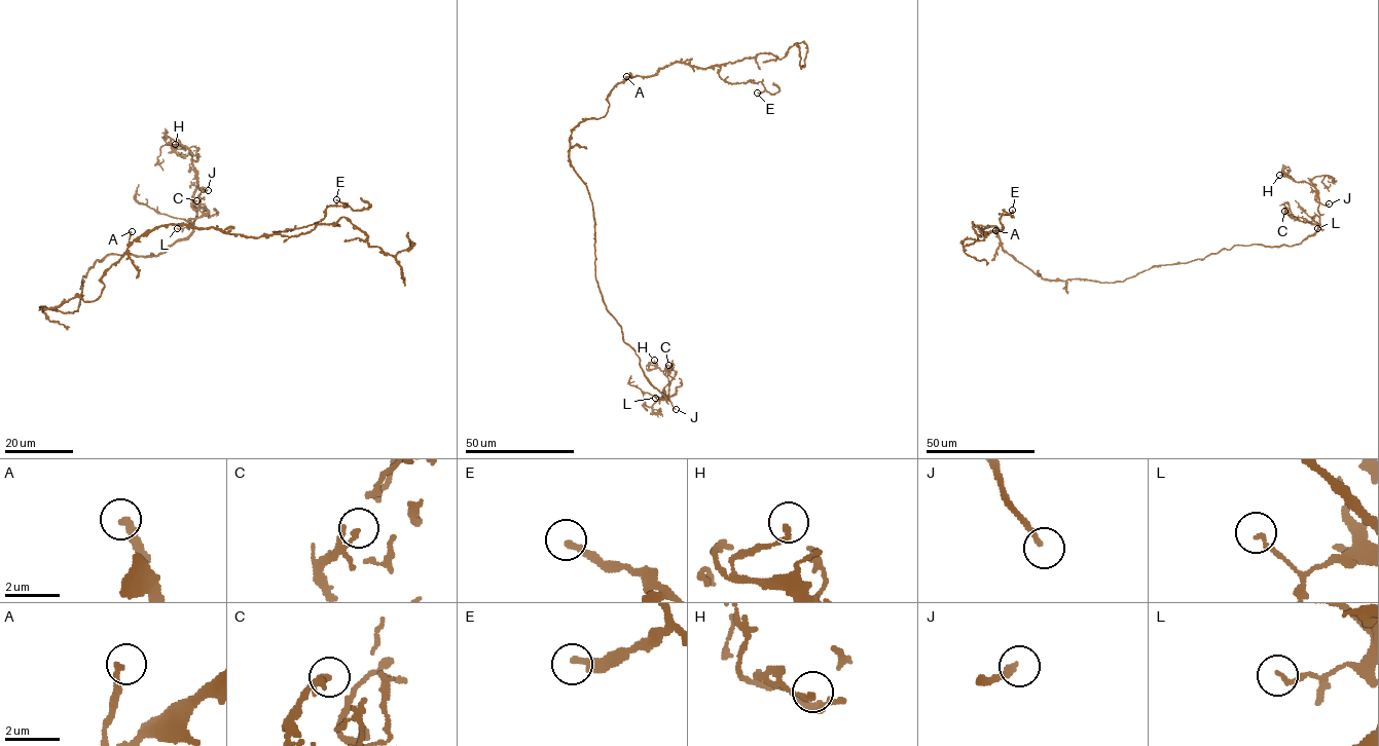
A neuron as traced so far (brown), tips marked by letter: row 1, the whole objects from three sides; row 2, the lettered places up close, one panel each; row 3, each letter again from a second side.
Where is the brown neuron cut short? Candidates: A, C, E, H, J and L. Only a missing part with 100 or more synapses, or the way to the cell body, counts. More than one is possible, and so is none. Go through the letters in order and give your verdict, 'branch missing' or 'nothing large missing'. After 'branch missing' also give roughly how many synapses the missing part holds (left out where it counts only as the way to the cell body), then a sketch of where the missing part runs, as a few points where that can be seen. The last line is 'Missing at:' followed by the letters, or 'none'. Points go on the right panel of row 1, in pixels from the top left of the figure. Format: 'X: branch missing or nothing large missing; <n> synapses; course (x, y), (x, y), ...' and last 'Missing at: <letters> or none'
A: nothing large missing
C: nothing large missing
E: nothing large missing
H: nothing large missing
J: branch missing; course (1329, 203), (1337, 192), (1334, 168), (1338, 164)
L: nothing large missing
Missing at: J

